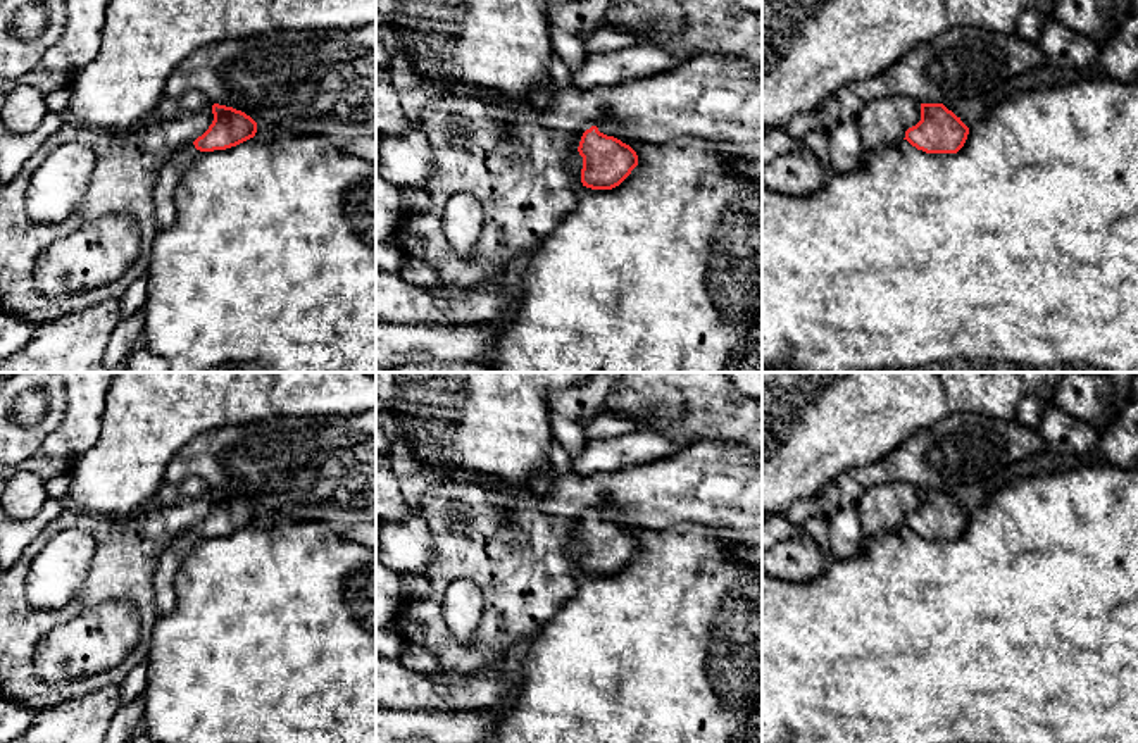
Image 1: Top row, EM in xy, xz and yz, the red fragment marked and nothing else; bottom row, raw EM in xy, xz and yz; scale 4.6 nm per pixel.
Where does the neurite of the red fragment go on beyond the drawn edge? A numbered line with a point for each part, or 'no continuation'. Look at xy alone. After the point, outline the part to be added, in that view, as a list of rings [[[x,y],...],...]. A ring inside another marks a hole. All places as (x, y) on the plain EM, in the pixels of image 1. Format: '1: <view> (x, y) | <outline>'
1: xy (164, 600) | [[[193,529],[183,531],[171,540],[167,548],[160,555],[160,562],[153,574],[153,607],[155,617],[167,615],[176,607],[176,595],[174,595],[174,578],[193,550],[200,536],[195,534]]]

